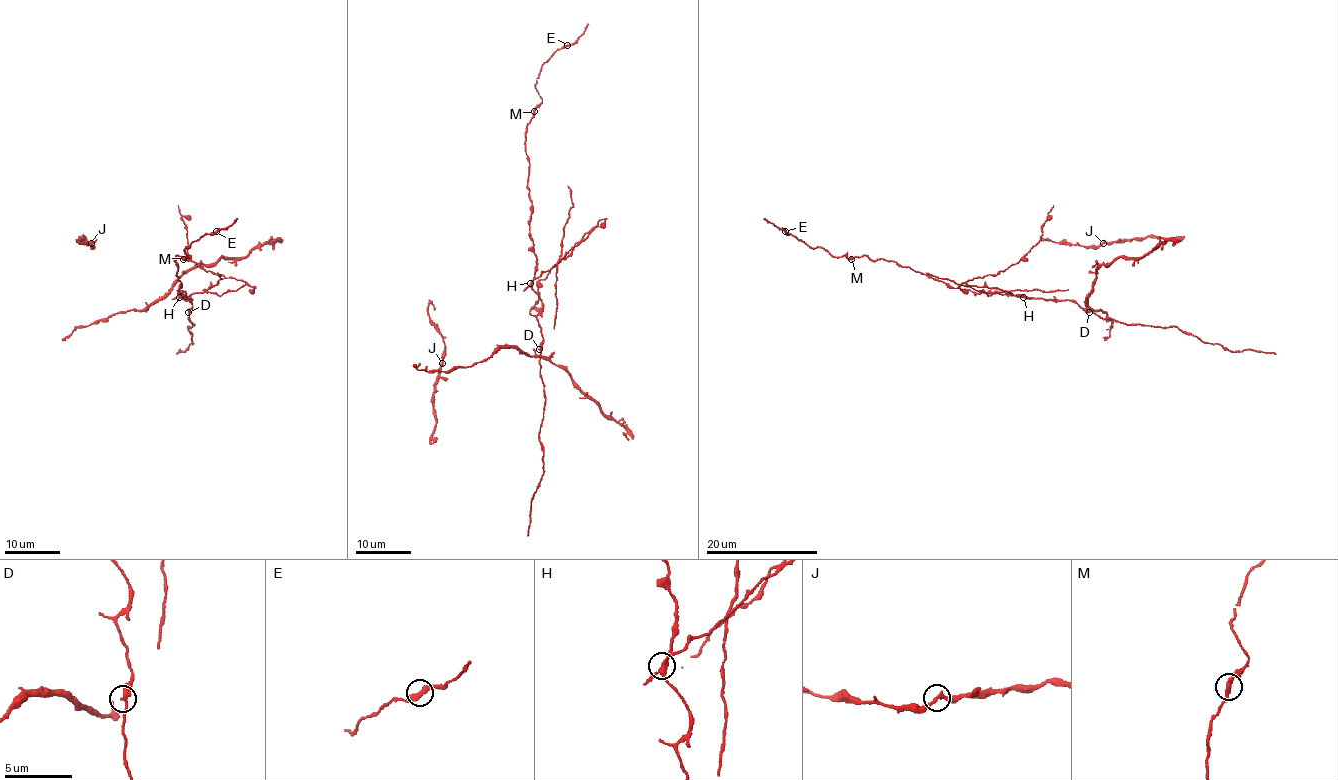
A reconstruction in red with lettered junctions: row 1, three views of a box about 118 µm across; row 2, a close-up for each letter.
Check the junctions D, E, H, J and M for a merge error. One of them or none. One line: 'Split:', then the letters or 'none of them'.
Split: H

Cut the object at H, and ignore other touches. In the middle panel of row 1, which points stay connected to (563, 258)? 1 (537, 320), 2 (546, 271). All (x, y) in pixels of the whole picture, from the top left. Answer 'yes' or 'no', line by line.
1: no
2: yes

